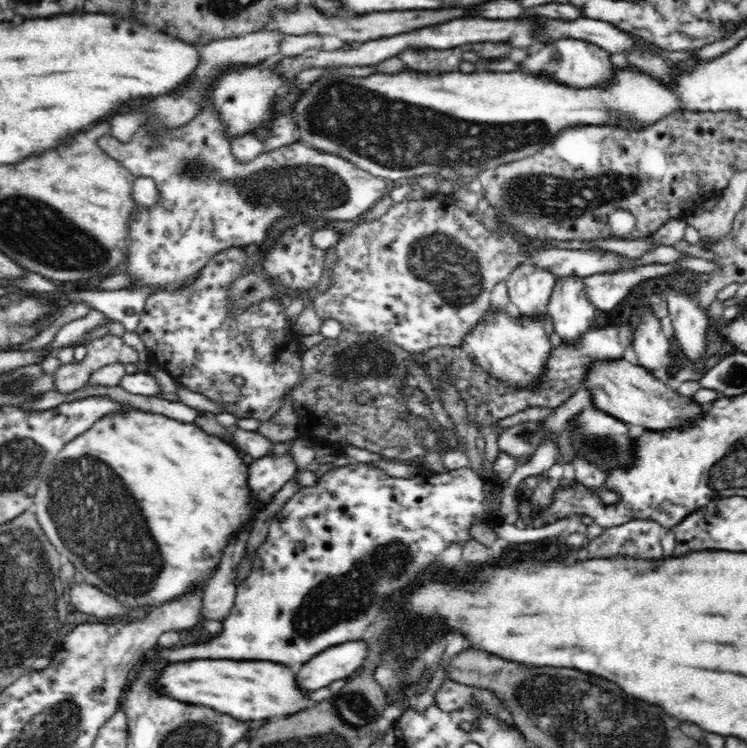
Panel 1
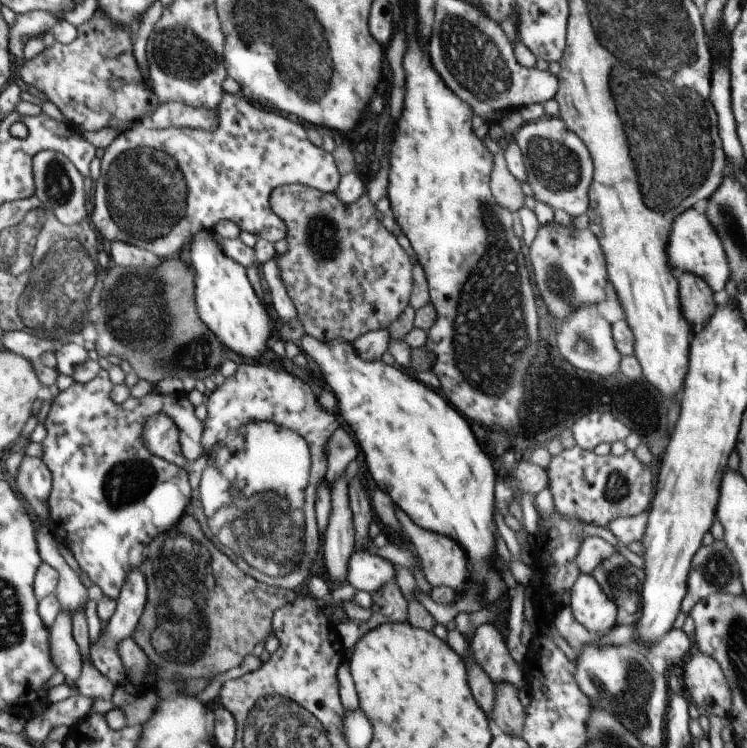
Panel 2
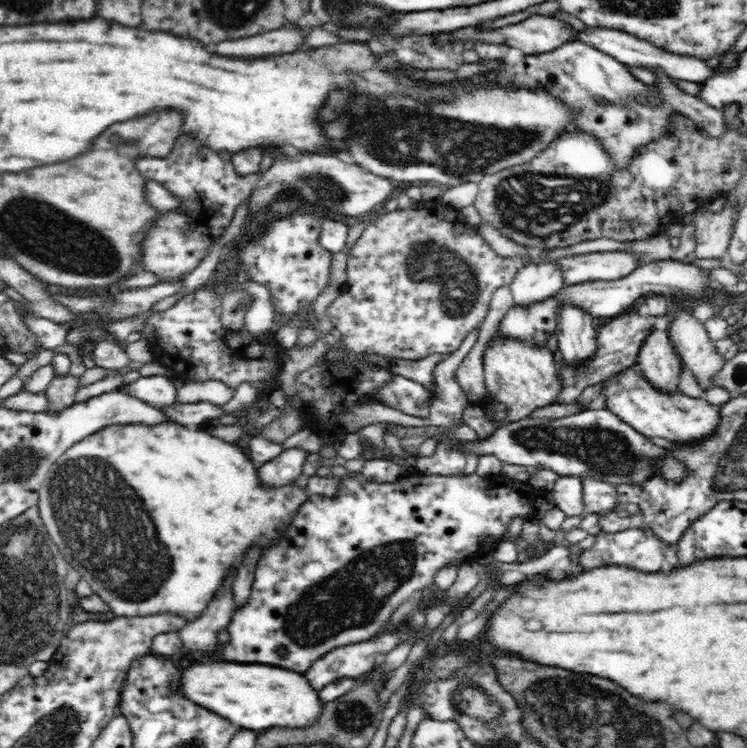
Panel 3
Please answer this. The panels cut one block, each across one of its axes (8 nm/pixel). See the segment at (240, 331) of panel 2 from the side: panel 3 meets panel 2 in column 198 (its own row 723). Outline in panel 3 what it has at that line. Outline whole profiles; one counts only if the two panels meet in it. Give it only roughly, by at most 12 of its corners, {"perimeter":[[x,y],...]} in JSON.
{"perimeter":[[268,664],[184,670],[184,697],[238,728],[308,728],[323,702]]}

